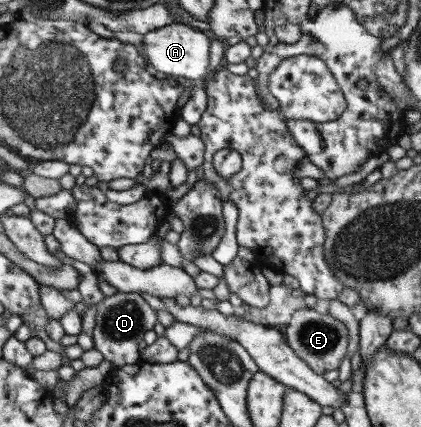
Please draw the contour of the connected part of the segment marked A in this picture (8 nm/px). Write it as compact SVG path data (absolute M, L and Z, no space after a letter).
M177 23L165 26L161 30L149 32L143 38L142 43L146 48L148 62L156 70L163 72L167 77L174 77L180 81L194 81L195 79L212 76L211 73L207 73L209 64L211 64L211 60L209 60L211 58L209 56L210 37L211 34L207 32L198 31L189 25Z

